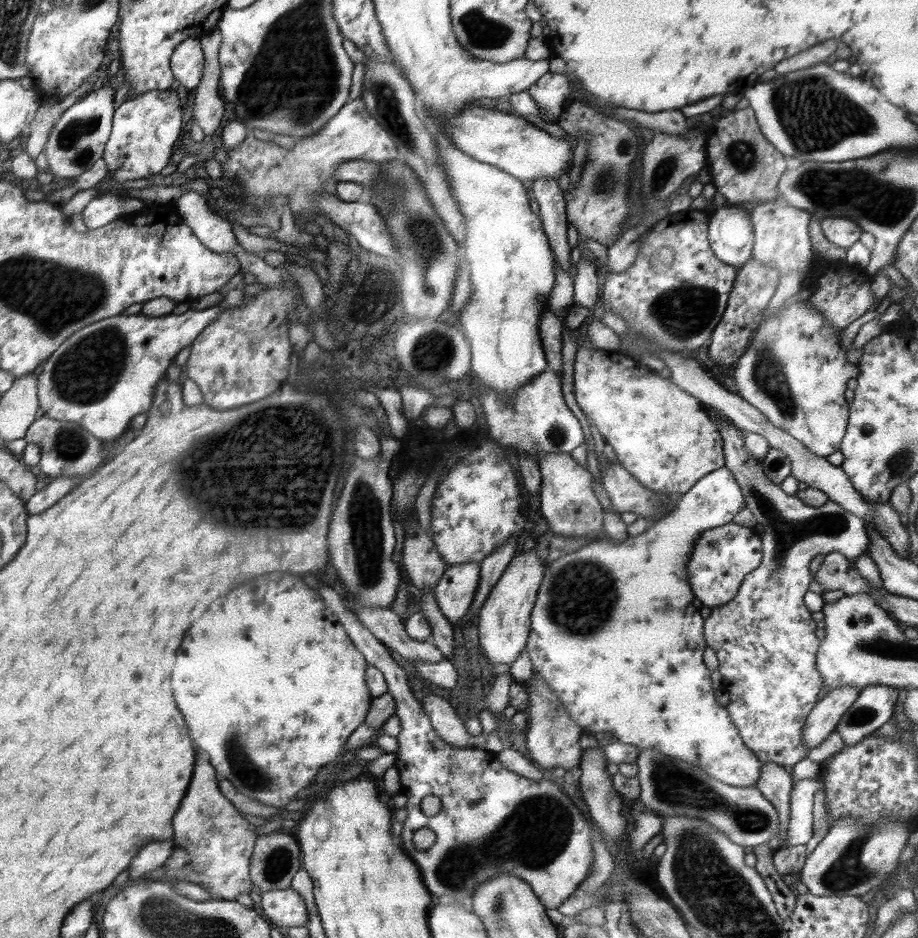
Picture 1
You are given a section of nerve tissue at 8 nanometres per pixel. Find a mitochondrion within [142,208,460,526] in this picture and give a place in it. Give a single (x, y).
(197, 469)

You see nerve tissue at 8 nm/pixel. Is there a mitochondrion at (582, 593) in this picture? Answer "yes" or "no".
yes

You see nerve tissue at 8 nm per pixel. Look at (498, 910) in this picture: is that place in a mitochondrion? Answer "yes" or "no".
yes

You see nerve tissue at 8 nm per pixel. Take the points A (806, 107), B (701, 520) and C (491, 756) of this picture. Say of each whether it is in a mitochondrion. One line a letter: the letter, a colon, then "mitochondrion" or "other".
A: mitochondrion
B: other
C: other

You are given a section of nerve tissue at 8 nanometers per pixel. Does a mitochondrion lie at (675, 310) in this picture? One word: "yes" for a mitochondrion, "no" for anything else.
yes

